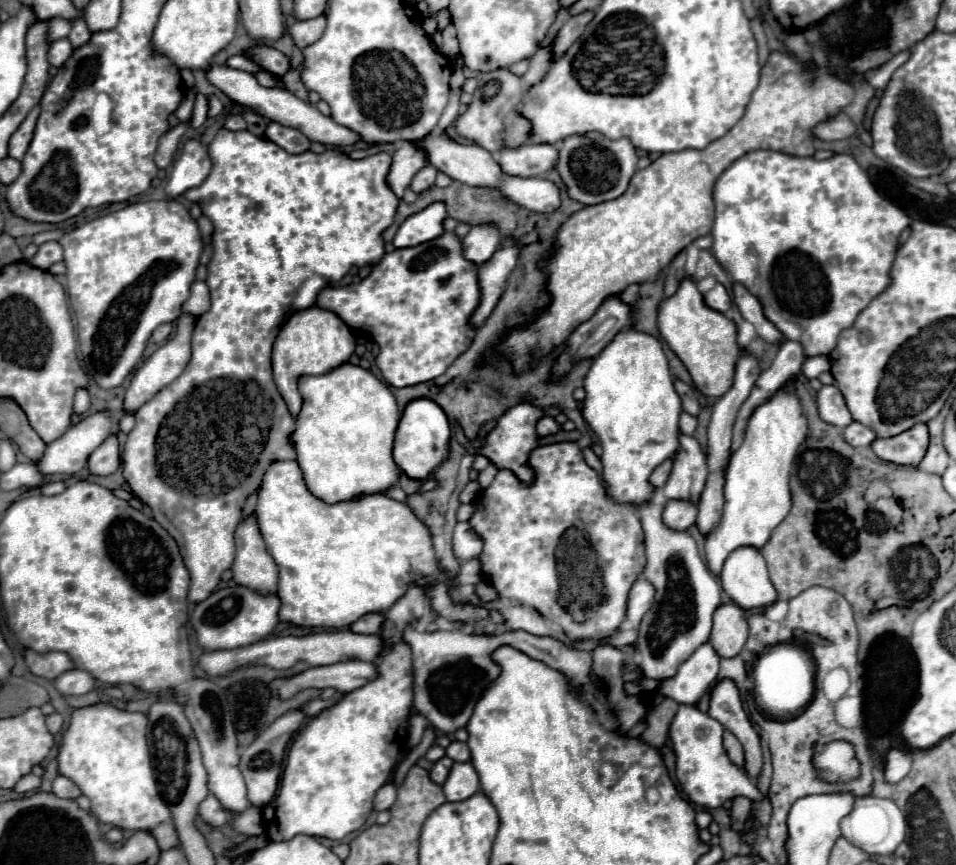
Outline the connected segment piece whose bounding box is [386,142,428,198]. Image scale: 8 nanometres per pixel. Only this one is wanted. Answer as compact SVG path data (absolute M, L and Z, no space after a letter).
M400 142L396 152L392 154L392 166L386 174L386 184L390 186L390 190L394 190L398 198L402 198L404 190L410 186L412 176L426 164L428 162L424 152L418 150L414 142Z

